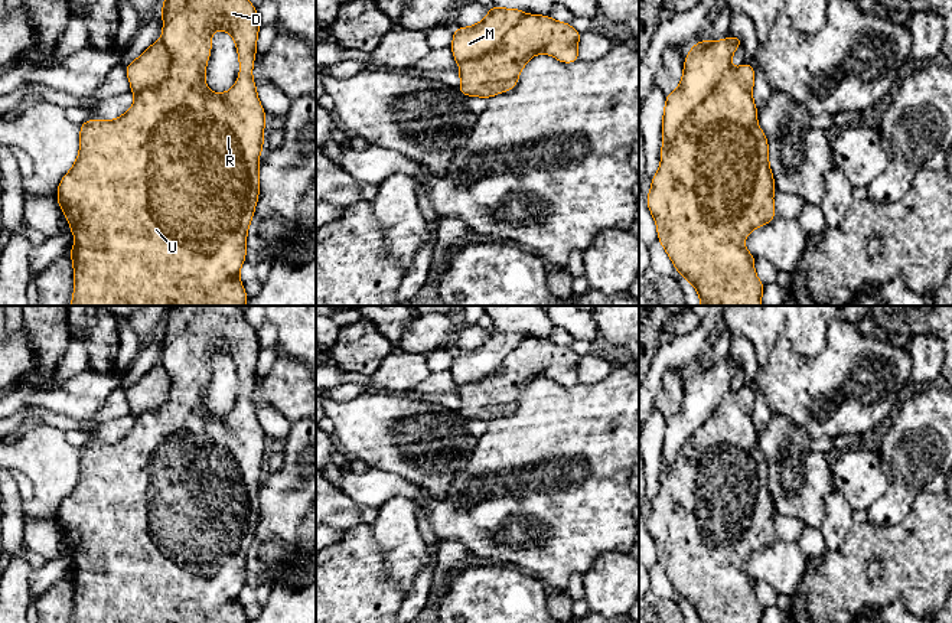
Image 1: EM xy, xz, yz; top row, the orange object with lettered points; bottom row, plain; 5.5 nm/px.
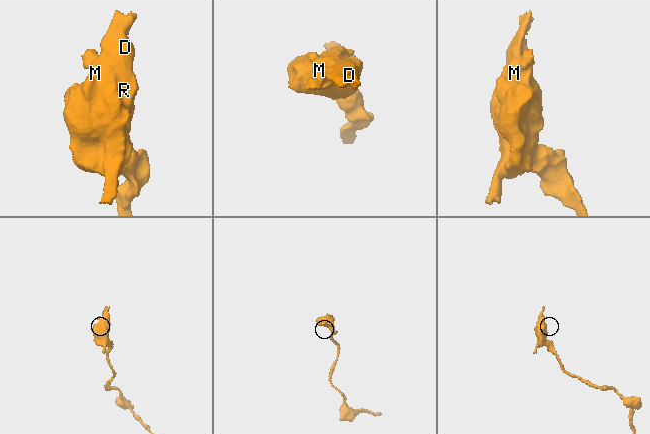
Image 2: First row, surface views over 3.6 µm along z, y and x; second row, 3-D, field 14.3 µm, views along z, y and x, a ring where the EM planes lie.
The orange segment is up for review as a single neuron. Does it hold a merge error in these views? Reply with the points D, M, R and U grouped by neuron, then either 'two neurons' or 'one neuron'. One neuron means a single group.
D R U / M | two neurons

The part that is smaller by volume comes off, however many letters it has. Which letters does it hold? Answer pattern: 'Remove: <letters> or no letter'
Remove: M

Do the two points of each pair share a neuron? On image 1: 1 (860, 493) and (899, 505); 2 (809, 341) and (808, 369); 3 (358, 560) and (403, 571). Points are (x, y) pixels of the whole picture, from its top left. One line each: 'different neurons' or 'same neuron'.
1: different neurons
2: different neurons
3: different neurons

